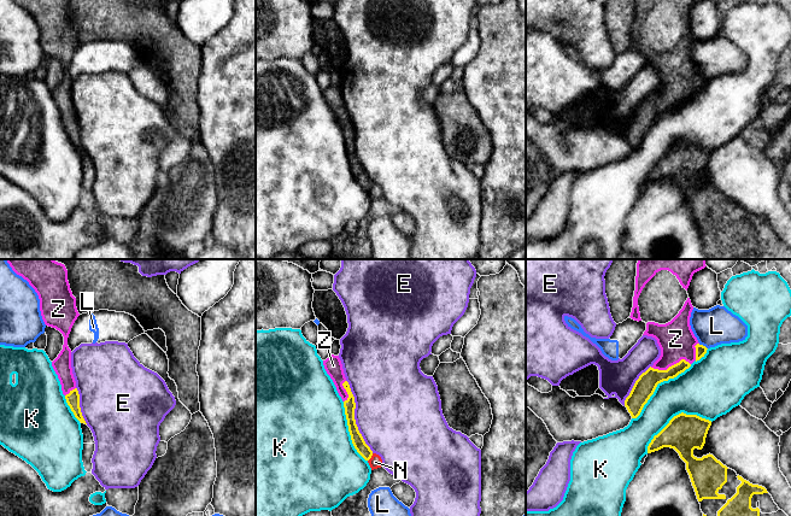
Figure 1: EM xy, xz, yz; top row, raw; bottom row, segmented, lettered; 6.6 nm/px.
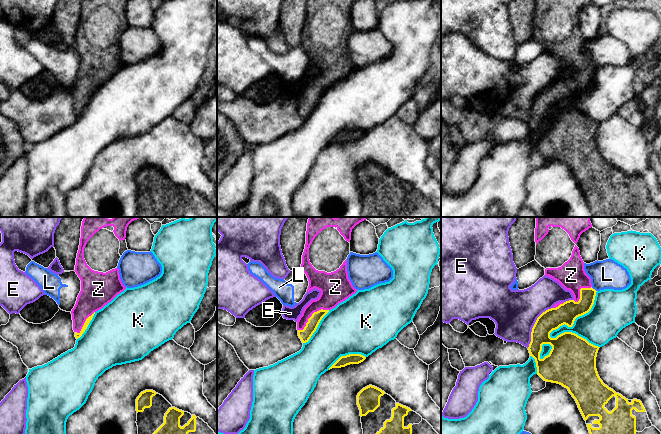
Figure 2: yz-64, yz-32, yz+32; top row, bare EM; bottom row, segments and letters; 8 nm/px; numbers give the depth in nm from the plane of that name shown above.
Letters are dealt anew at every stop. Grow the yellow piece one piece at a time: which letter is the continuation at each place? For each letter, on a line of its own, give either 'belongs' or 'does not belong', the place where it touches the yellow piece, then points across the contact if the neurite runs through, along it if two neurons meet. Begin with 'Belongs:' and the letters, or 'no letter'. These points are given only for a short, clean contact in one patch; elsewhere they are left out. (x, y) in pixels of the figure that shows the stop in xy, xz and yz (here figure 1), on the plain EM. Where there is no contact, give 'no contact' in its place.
Belongs: Z
E: does not belong; contact xz (353, 146)
K: does not belong; contact yz (674, 146)
L: does not belong; contact yz (702, 75); border yz (698, 74), (707, 78)
N: does not belong; contact xz (370, 187)
Z: belongs; contact yz (669, 97)

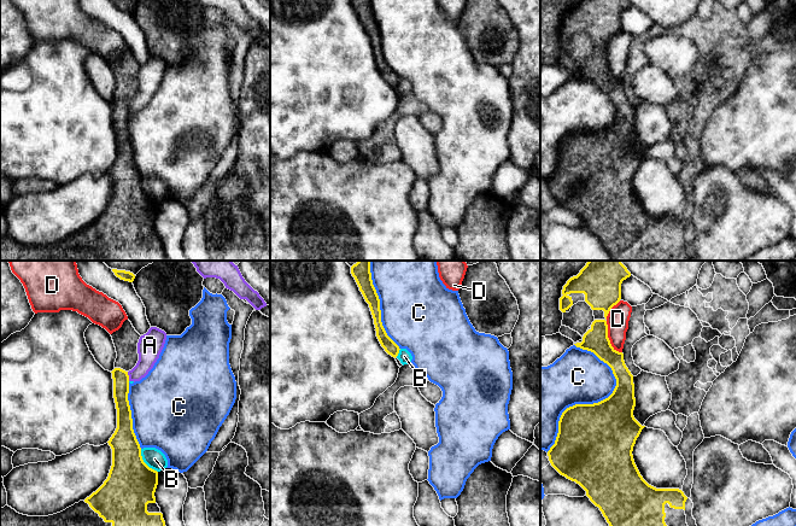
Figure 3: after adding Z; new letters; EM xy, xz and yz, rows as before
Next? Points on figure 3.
Belongs: no letter
A: does not belong; contact xy (128, 106)
B: does not belong; contact xy (144, 192)
C: does not belong; contact yz (598, 132)
D: does not belong; contact yz (608, 68)

